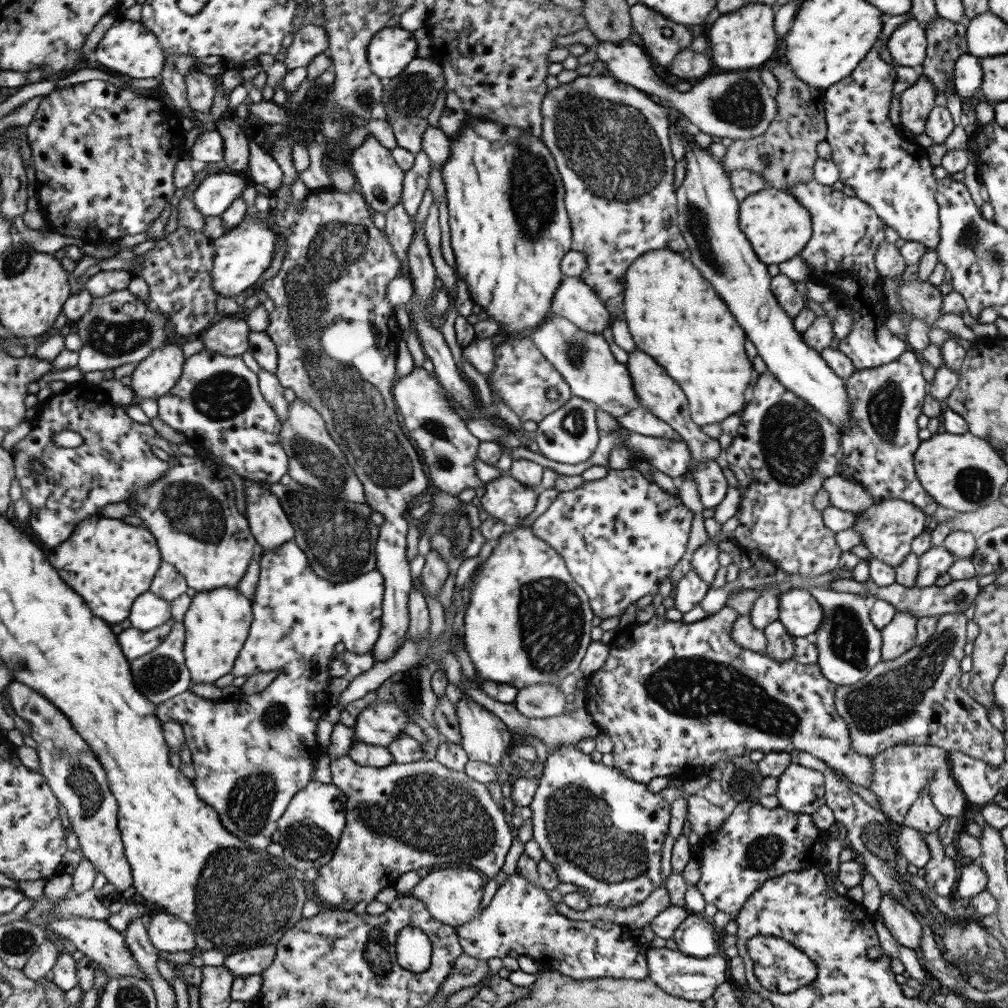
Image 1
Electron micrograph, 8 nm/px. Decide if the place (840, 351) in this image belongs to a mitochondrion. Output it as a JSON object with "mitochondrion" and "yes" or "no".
{"mitochondrion":"no"}

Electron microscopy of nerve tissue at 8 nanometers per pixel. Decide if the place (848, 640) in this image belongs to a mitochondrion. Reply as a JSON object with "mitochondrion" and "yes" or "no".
{"mitochondrion":"yes"}

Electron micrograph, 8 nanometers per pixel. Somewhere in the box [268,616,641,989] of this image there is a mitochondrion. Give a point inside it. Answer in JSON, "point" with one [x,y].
{"point":[435,815]}

